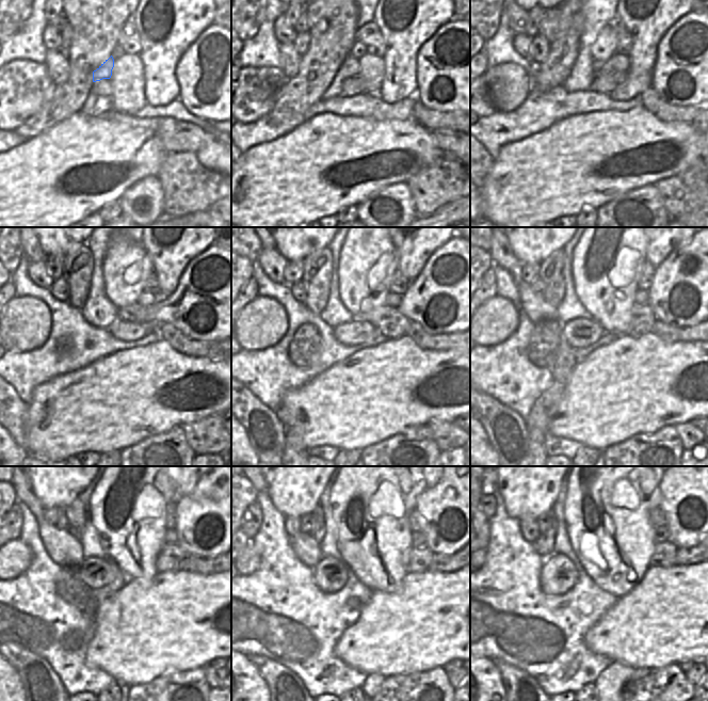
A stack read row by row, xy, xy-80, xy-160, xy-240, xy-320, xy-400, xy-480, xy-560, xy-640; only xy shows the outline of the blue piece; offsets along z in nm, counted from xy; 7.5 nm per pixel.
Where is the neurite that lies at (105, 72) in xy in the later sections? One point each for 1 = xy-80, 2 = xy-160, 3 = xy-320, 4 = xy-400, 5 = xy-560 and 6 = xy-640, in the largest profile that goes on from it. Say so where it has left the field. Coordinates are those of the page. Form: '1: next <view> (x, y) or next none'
1: next xy-80 (350, 67)
2: next xy-160 (598, 67)
3: next xy-320 (389, 321)
4: next xy-400 (643, 318)
5: next xy-560 (420, 558)
6: next xy-640 (664, 553)

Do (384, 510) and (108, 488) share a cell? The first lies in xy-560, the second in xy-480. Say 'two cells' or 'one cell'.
one cell

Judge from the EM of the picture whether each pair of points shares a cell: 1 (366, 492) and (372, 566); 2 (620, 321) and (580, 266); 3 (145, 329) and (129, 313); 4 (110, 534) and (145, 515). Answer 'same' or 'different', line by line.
1: same
2: same
3: different
4: same

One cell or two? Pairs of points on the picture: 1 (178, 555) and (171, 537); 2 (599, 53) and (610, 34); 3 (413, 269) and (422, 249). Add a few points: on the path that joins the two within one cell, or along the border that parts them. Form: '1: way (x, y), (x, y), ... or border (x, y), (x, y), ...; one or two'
1: border (165, 543), (177, 544); two
2: way (604, 49), (607, 40); one
3: way (413, 264), (413, 258), (417, 254); one

